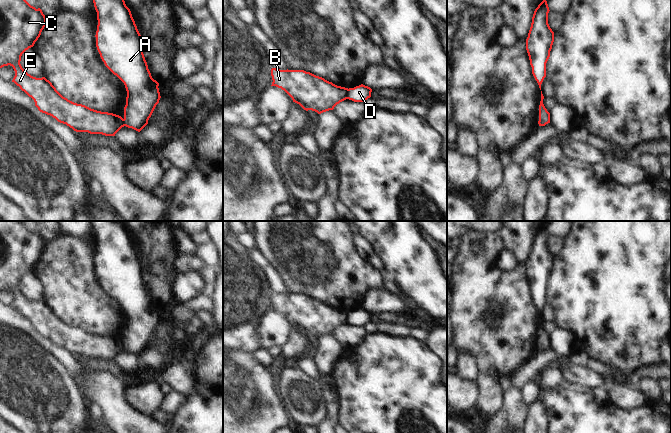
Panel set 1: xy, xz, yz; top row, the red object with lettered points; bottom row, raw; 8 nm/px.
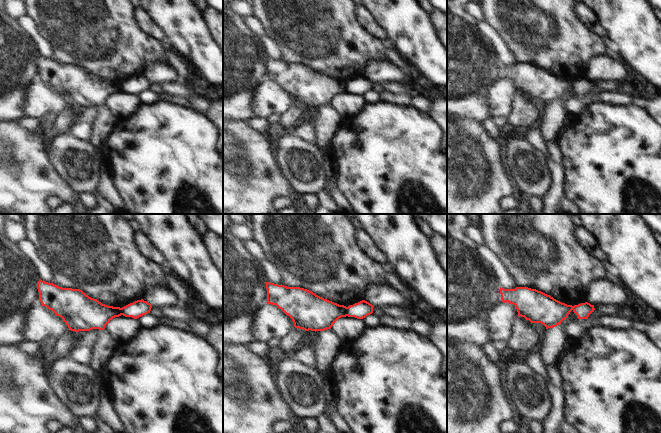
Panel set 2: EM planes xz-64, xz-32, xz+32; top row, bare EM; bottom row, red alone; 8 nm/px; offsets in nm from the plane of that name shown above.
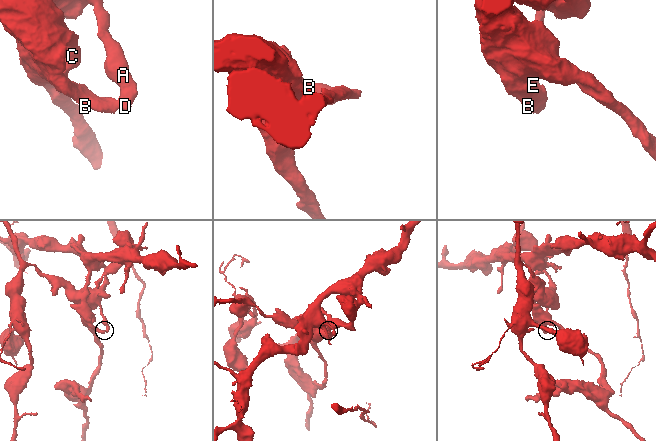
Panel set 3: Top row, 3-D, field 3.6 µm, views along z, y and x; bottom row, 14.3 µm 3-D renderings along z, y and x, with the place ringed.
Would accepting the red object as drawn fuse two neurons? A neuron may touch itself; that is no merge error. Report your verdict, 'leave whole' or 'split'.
split

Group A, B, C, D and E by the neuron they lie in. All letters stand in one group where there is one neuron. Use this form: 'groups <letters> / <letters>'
groups A D / B C E

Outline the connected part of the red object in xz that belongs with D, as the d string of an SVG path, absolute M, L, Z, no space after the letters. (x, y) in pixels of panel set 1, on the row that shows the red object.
M363 84L356 86L354 88L349 88L349 100L354 102L365 102L371 97L372 89Z

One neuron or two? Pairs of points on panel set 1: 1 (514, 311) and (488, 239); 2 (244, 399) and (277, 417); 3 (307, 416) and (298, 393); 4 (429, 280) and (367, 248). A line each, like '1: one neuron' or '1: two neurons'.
1: one neuron
2: one neuron
3: one neuron
4: two neurons

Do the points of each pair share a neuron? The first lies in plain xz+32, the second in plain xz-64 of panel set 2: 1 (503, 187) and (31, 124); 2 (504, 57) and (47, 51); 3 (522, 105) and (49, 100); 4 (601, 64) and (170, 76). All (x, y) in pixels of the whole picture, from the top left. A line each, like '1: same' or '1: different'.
1: different
2: same
3: different
4: same

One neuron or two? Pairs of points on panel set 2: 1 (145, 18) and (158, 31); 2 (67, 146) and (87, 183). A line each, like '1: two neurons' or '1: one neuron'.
1: one neuron
2: one neuron

